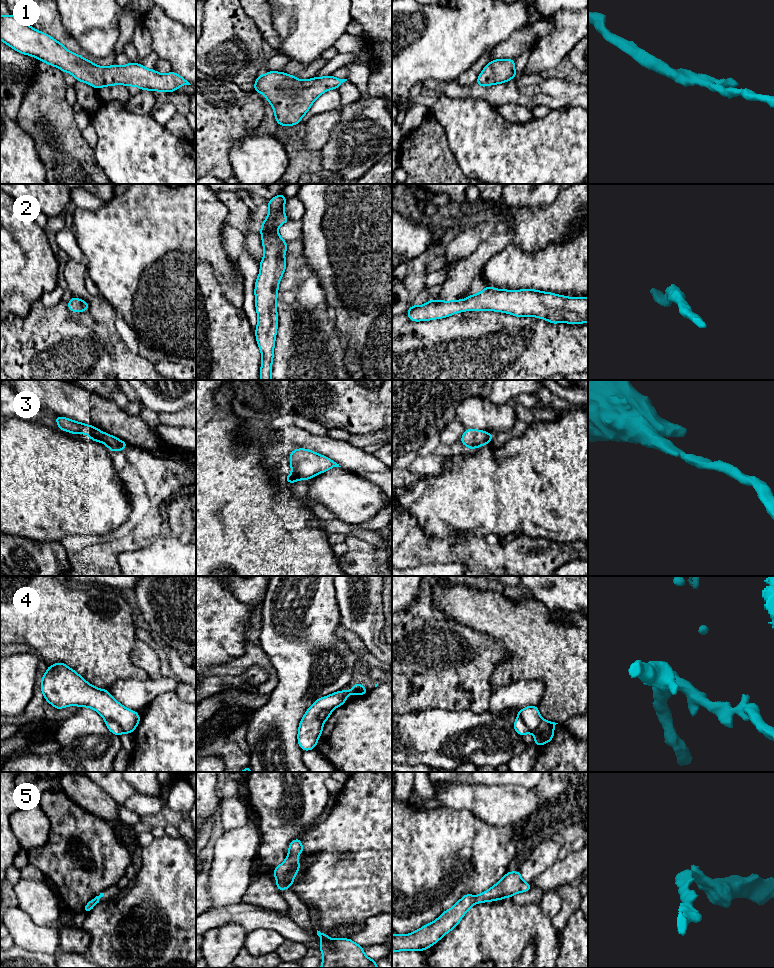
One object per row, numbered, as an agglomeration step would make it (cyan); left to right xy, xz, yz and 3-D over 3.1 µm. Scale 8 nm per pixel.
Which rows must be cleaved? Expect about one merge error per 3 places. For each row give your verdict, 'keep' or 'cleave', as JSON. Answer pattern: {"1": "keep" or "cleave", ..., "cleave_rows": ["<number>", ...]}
{"1": "keep", "2": "keep", "3": "keep", "4": "cleave", "5": "keep", "cleave_rows": ["4"]}

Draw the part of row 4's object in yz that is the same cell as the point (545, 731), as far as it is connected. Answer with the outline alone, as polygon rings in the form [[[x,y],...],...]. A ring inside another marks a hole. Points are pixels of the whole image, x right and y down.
[[[518,715],[513,724],[513,728],[520,736],[523,736],[527,733],[532,733],[535,738],[535,746],[539,747],[542,744],[552,741],[554,736],[554,726],[556,724],[558,723],[542,719],[538,728],[534,732],[531,732],[524,724],[522,718]]]

